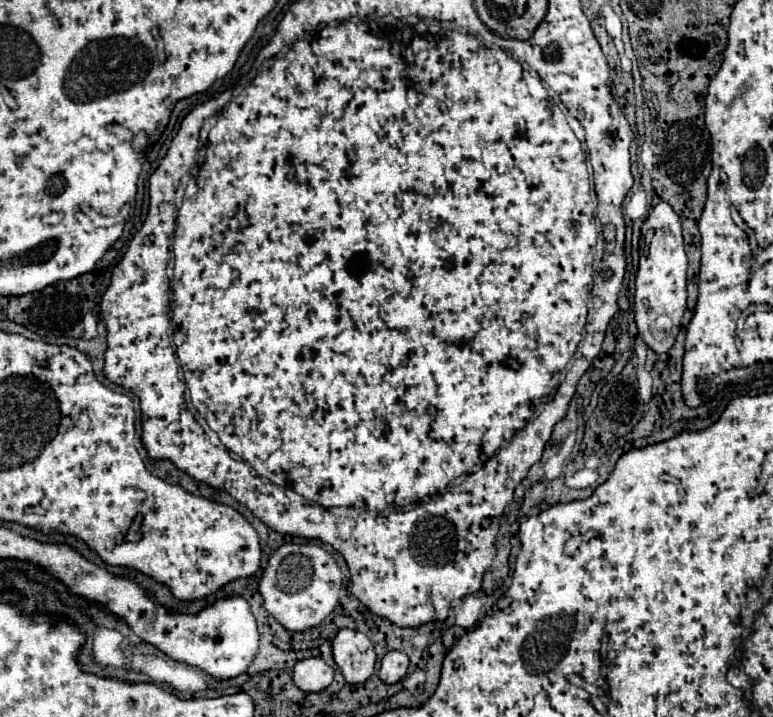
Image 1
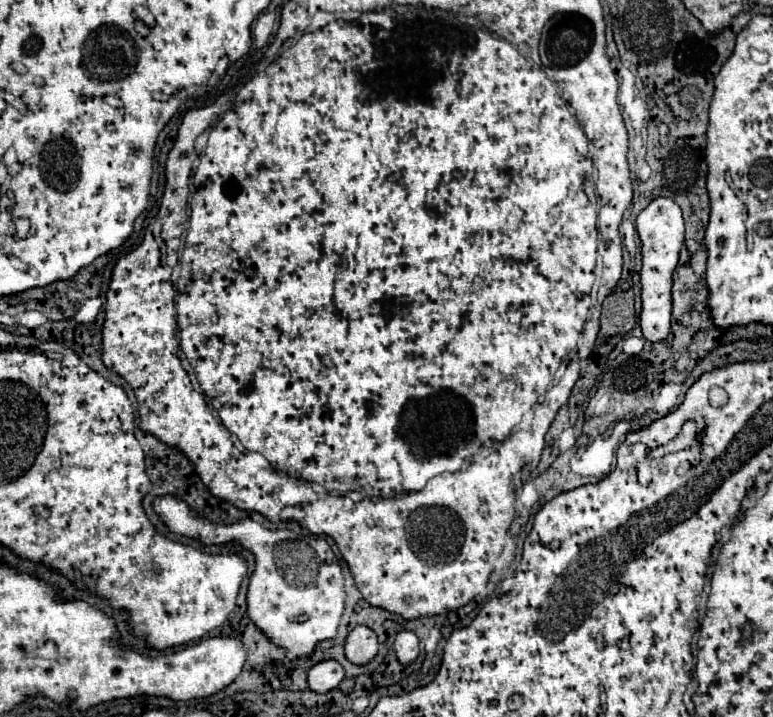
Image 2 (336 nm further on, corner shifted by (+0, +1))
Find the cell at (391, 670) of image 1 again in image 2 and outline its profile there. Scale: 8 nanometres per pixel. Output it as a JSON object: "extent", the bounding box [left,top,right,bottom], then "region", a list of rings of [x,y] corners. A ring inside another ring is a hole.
{"extent":[394,630,420,666],"region":[[[408,630],[400,632],[400,634],[396,636],[394,650],[396,650],[396,656],[398,656],[400,664],[404,664],[404,666],[412,664],[412,662],[418,658],[418,654],[420,654],[420,646],[418,646],[416,634],[414,634],[414,632],[408,632]]]}

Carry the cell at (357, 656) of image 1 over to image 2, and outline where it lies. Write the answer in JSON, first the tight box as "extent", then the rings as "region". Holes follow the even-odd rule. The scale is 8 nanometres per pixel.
{"extent":[344,626,378,666],"region":[[[356,626],[346,638],[344,652],[352,664],[358,666],[368,664],[378,652],[378,640],[374,630],[370,630],[368,626]]]}

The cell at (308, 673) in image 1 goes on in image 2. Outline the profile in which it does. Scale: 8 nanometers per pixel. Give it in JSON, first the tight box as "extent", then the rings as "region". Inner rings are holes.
{"extent":[308,660,344,692],"region":[[[326,660],[326,662],[320,662],[310,668],[308,688],[314,692],[330,692],[330,690],[338,688],[342,678],[344,678],[344,668],[340,666],[340,662]]]}

